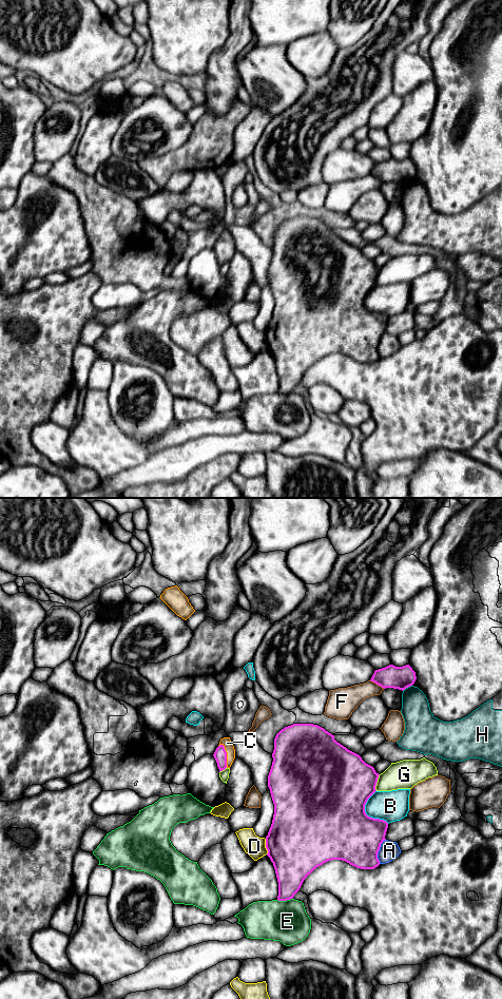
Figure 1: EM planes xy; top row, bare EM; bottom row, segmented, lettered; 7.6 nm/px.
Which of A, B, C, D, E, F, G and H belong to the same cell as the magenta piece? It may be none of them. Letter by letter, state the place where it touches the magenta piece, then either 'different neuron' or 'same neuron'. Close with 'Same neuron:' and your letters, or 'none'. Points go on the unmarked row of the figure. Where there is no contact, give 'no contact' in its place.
A: contact xy (378, 345); different neuron
B: contact xy (365, 307); different neuron
C: contact xy (226, 249); same neuron
D: contact xy (266, 340); different neuron
E: contact xy (285, 394); different neuron
F: contact xy (378, 177); different neuron
G: contact xy (377, 275); different neuron
H: contact xy (406, 180); different neuron
Same neuron: C

